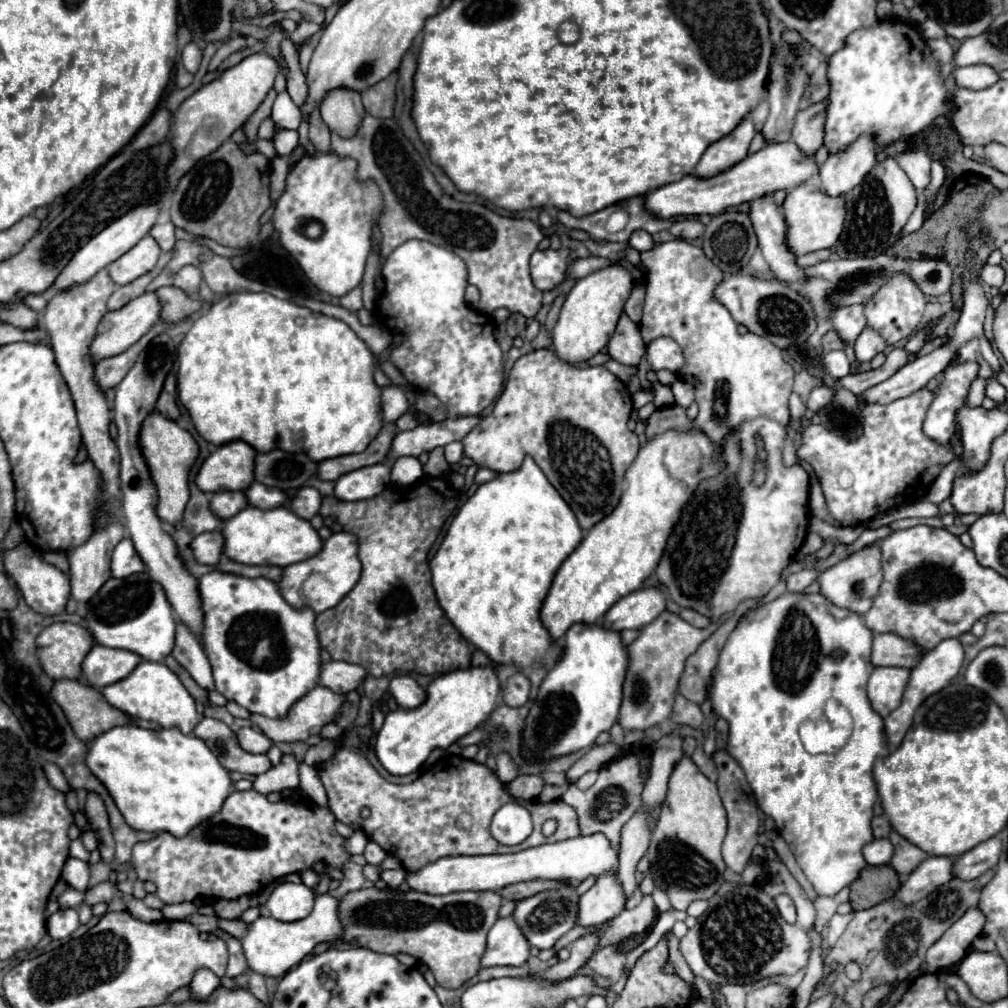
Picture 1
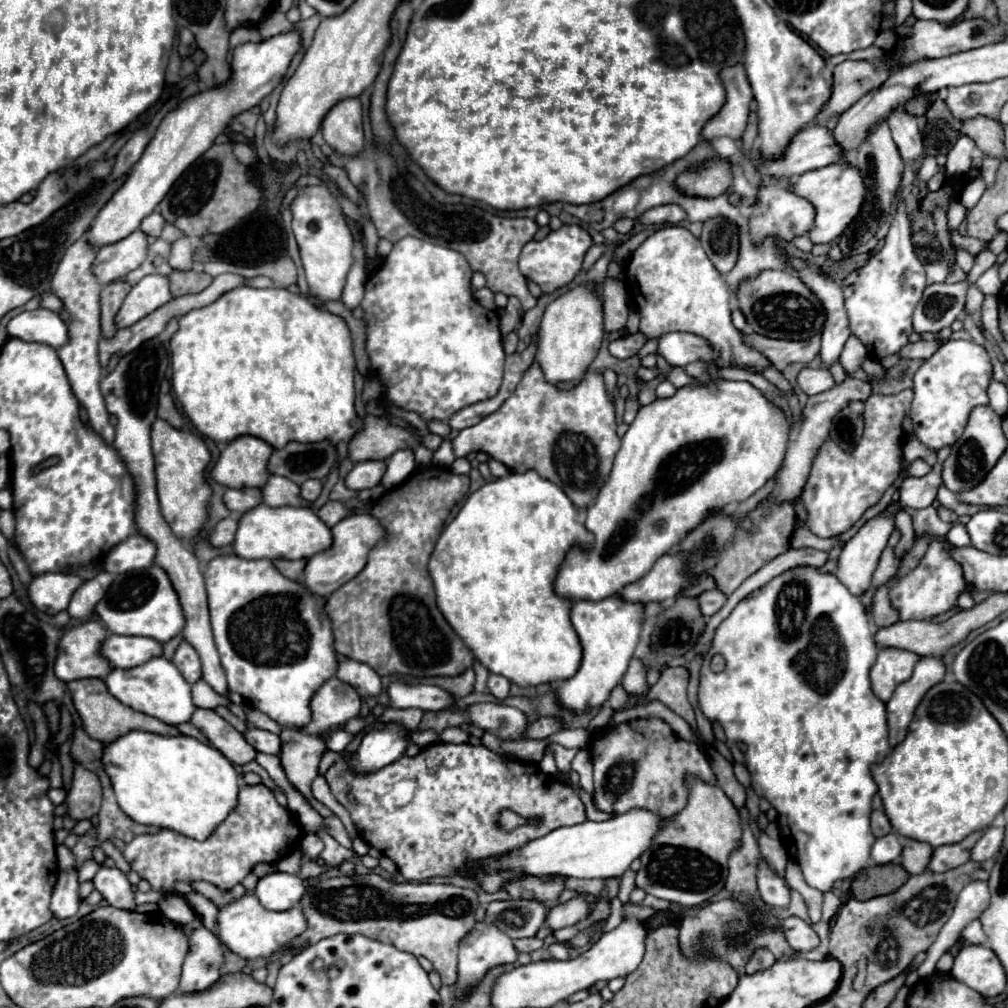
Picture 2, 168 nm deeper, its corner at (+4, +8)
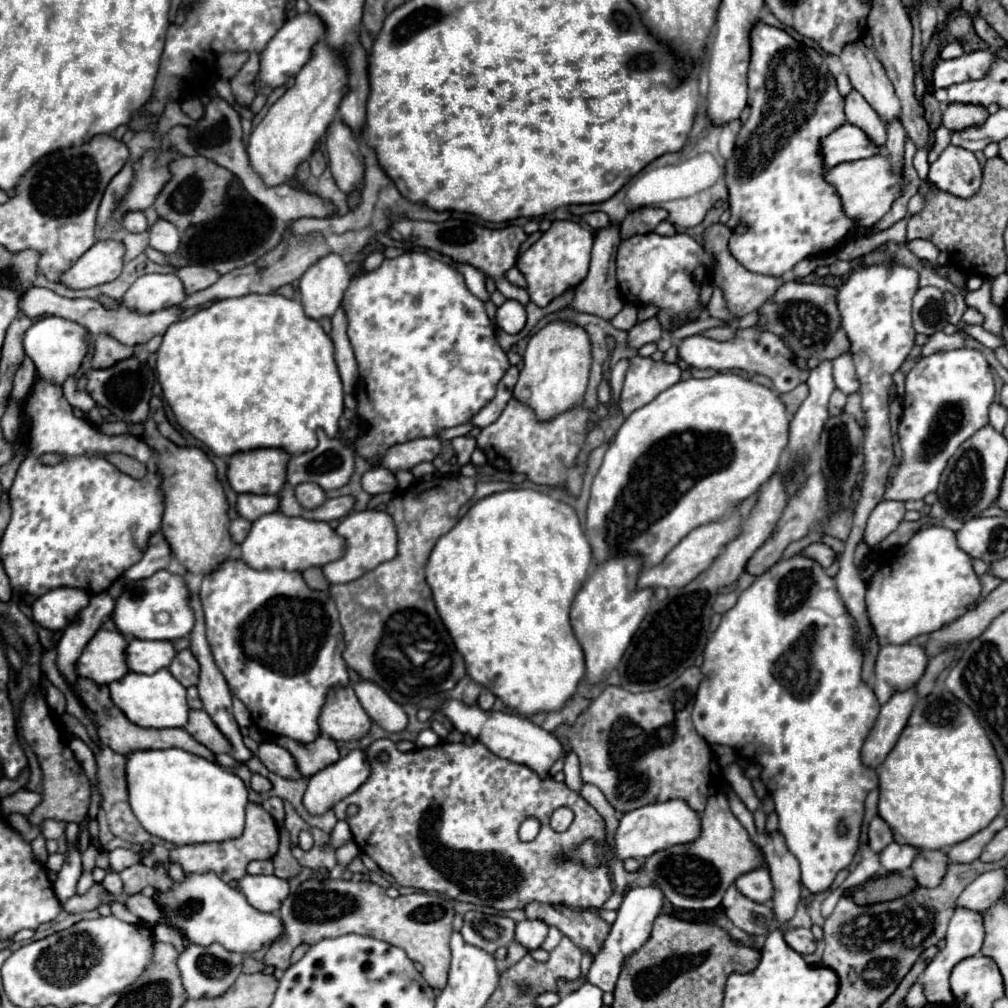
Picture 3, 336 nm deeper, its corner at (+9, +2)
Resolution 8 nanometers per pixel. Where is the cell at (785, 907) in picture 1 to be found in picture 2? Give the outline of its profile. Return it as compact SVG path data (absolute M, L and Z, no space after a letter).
M764 861L758 869L758 891L764 903L774 909L786 909L790 905L790 889L780 877L776 877L776 873L768 869L768 865L764 865Z

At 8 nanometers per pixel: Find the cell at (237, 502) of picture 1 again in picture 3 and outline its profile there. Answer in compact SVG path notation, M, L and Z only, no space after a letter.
M239 495L237 511L243 519L255 521L261 515L275 513L279 509L279 495Z

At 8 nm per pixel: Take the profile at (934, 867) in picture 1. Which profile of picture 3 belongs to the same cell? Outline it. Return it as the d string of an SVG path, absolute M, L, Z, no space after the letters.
M997 815L985 829L981 829L981 831L975 833L973 837L969 837L969 839L953 845L953 847L947 851L947 855L949 855L951 861L955 861L955 863L971 863L971 861L975 861L975 859L981 855L983 847L985 847L1003 827L1007 827L1007 817Z

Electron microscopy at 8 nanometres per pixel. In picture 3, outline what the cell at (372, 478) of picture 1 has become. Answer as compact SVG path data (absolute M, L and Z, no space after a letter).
M375 467L375 469L369 469L365 475L363 475L363 489L371 495L377 495L377 493L393 493L397 489L397 479L395 479L395 473L393 471L387 471L387 467Z

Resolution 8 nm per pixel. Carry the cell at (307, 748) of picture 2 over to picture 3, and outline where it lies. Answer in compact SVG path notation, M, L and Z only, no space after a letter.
M277 737L275 741L277 745L285 747L297 761L297 767L299 771L309 779L311 775L315 775L317 771L325 769L327 765L339 761L339 749L337 749L337 743L331 739L331 737L317 737L315 741L311 743L297 743L293 739L287 739L287 737Z

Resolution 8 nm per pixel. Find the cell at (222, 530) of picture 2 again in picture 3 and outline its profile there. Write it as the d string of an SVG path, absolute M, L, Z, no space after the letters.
M241 517L235 519L235 521L231 521L231 525L229 525L229 533L231 533L231 537L233 537L235 543L243 543L243 539L249 533L249 529L251 529L251 521L241 519Z

